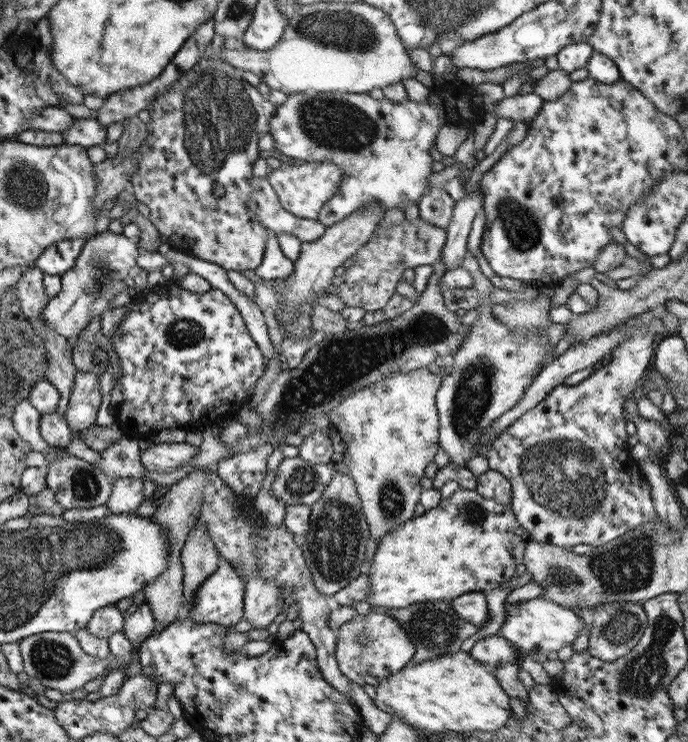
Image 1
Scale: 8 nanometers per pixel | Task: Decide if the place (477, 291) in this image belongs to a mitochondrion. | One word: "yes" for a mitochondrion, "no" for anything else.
no

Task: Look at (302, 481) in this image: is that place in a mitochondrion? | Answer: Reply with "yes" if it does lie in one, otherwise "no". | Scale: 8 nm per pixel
yes

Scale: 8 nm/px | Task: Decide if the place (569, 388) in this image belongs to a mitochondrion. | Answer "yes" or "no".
no

